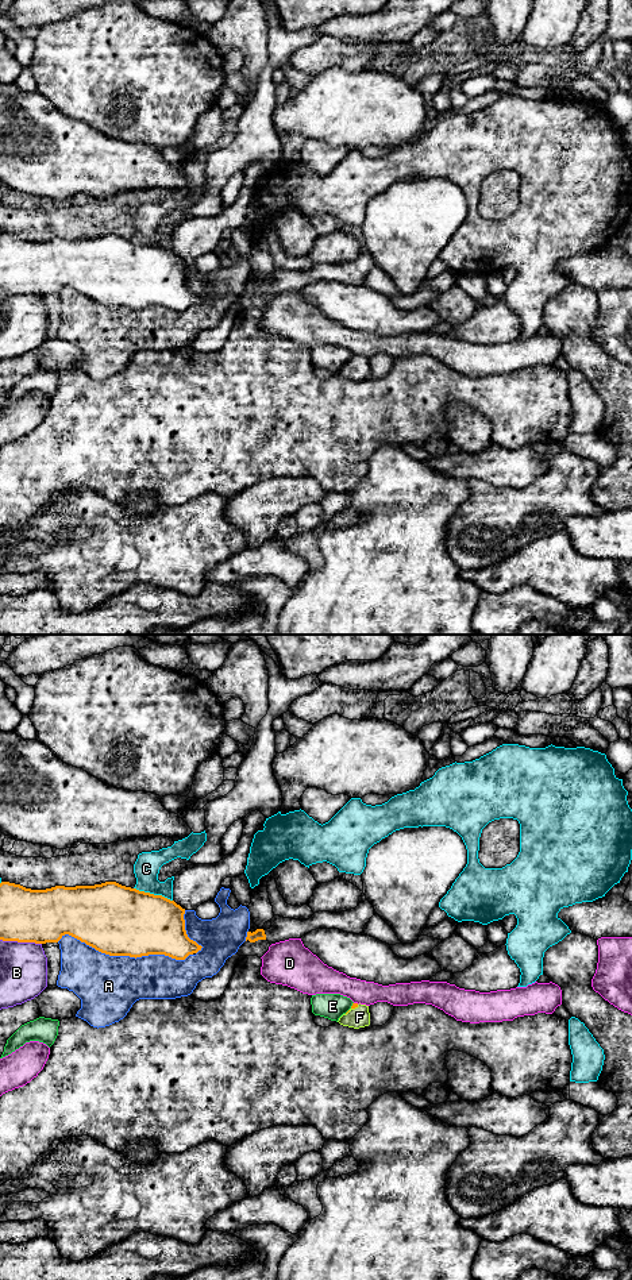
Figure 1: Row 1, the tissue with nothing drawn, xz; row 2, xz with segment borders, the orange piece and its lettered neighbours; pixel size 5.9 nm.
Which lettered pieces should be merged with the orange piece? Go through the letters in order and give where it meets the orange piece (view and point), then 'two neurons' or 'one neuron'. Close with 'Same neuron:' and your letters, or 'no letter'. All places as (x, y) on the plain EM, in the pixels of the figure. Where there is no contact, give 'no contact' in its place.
A: xz (124, 307) | two neurons
B: xz (20, 293) | two neurons
C: xz (153, 246) | two neurons
D: xz (357, 355) | two neurons
E: xz (351, 359) | two neurons
F: xz (351, 359) | one neuron
Same neuron: F

